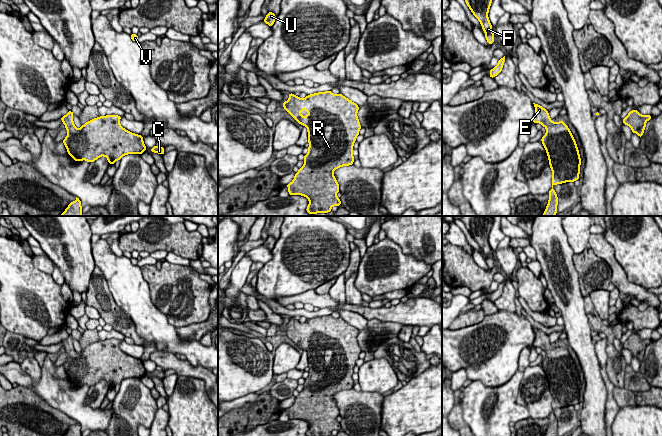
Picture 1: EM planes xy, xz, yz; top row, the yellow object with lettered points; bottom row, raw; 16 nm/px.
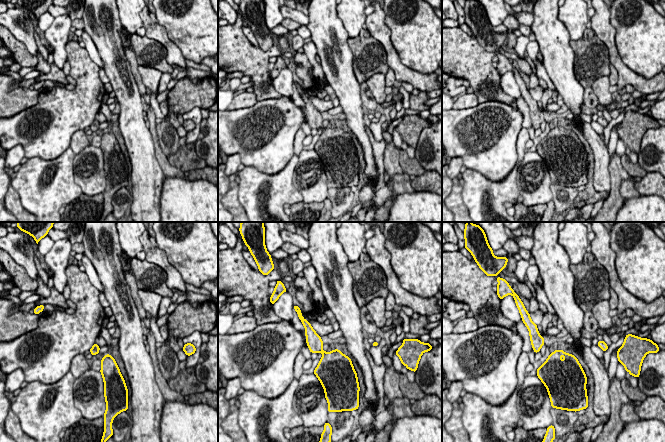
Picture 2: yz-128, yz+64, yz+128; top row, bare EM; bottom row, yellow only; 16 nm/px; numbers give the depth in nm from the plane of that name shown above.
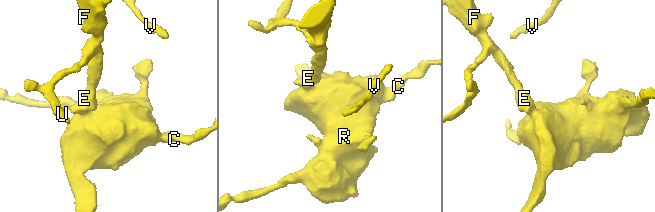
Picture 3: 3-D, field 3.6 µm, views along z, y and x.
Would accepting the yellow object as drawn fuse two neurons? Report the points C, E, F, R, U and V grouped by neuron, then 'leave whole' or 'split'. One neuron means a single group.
C E F R U V | leave whole

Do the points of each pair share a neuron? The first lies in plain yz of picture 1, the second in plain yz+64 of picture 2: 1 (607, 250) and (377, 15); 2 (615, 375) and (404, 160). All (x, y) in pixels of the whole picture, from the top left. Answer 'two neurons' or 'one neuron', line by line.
1: one neuron
2: two neurons

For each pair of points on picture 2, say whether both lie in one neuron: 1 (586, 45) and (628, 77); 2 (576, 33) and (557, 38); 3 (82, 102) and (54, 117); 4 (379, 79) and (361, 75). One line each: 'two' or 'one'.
1: two
2: two
3: one
4: two

